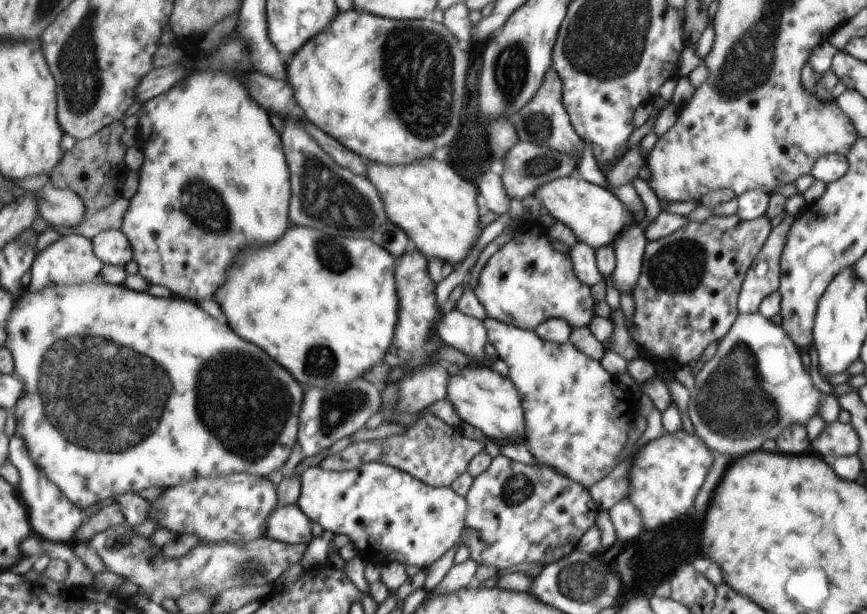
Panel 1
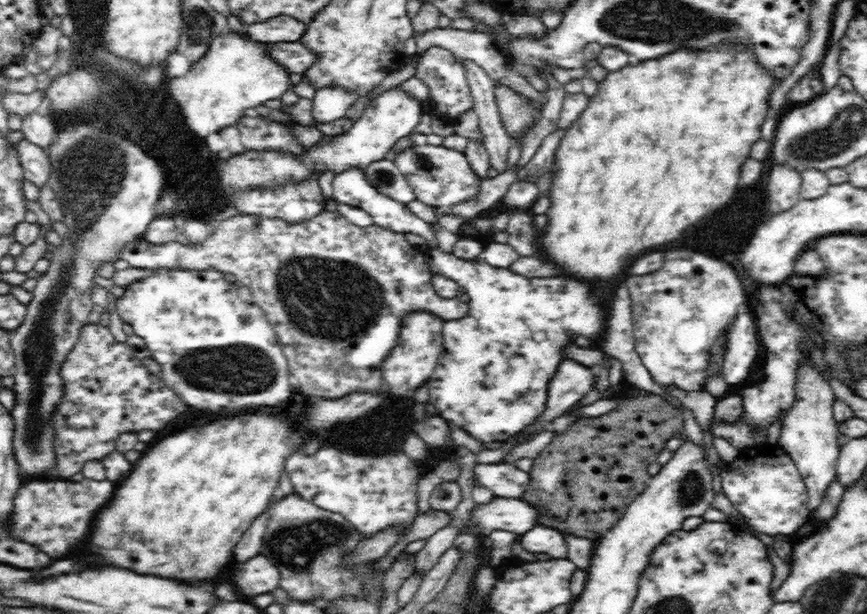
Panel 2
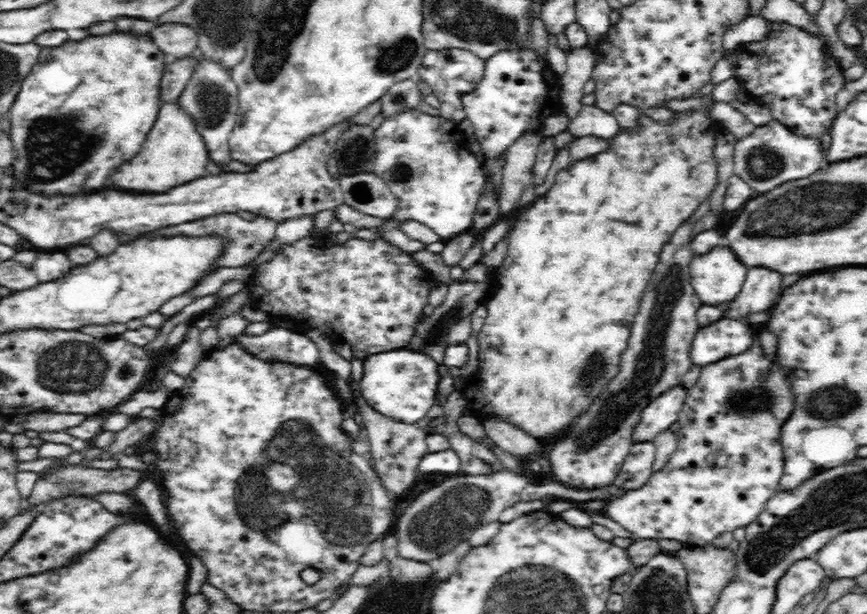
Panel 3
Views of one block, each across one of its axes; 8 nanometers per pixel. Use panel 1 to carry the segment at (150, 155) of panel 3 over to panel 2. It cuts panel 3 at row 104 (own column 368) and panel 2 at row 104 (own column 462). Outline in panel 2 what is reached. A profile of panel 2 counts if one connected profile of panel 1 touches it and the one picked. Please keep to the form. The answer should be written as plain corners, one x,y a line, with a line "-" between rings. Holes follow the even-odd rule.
233,31
212,39
209,42
208,52
196,62
189,63
182,78
176,78
174,75
169,77
170,84
166,83
166,88
174,96
174,102
182,108
186,116
186,126
198,136
210,136
238,124
244,118
244,112
248,108
254,109
266,100
280,99
282,94
291,88
290,73
282,68
280,63
274,63
274,59
266,53
262,43
251,39
246,34

